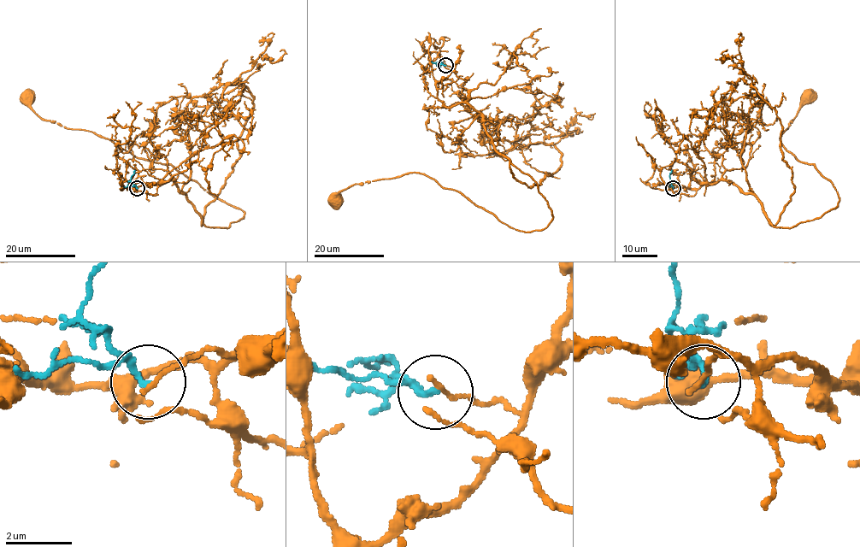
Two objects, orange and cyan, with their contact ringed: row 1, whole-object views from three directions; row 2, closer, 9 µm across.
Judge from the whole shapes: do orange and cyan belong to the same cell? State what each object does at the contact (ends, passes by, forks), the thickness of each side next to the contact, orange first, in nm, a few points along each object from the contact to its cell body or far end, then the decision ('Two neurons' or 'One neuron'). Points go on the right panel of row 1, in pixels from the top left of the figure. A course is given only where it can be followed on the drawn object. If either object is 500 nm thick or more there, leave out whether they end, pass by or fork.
At the ring orange ends. At the ring cyan ends. Thickness 140 nm (orange) against 190 nm. Course of orange: (672, 188), (732, 181), (774, 226), (829, 211), (839, 201), (836, 190), (780, 141), (805, 96). Course of cyan: (672, 188), (668, 182), (671, 170). Two neurons

